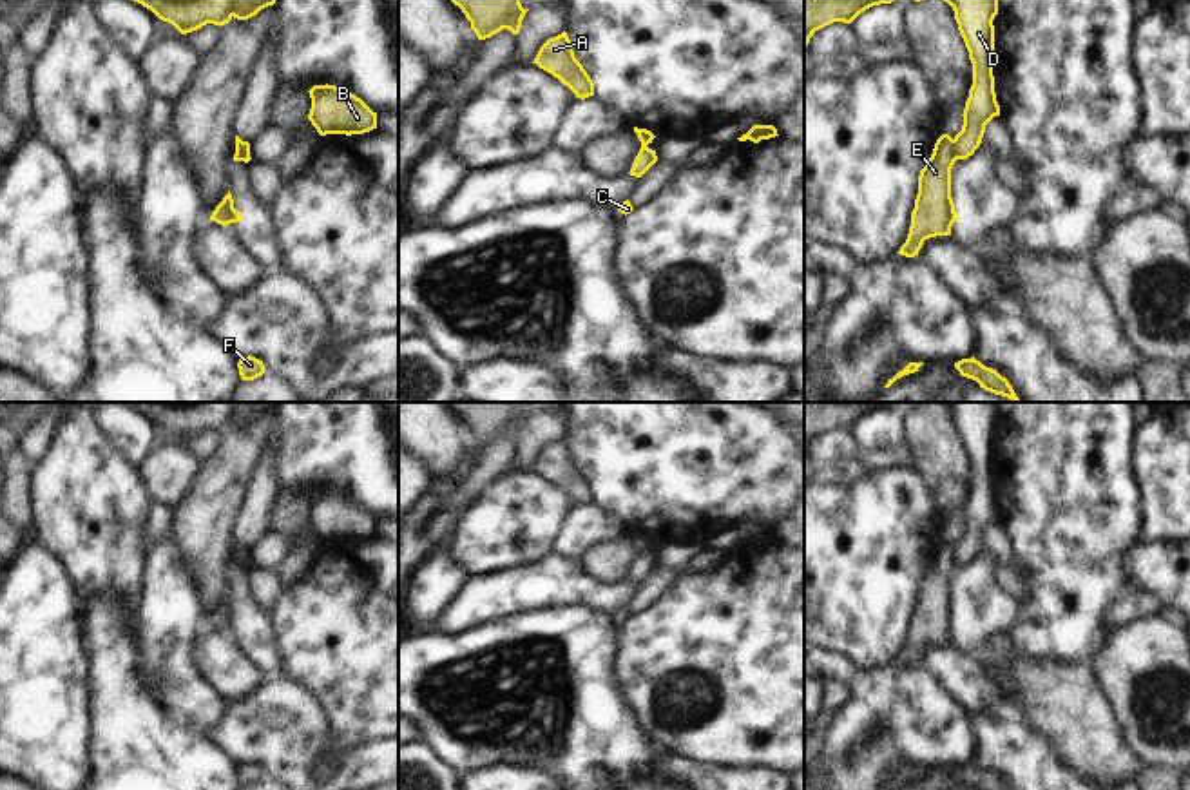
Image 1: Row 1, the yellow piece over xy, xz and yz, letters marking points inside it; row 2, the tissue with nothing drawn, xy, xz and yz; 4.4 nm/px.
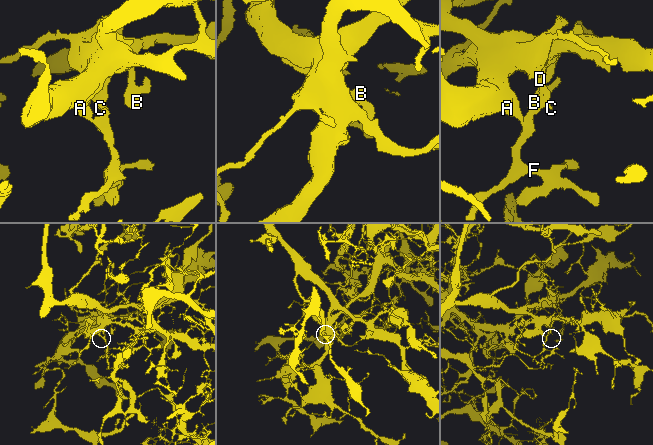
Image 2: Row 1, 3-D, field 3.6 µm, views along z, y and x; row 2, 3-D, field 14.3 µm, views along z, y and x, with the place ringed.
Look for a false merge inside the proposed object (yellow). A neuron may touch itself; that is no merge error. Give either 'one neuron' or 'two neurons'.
two neurons

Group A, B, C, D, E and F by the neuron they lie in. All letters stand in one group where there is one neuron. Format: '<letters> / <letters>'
A E F / B C D

